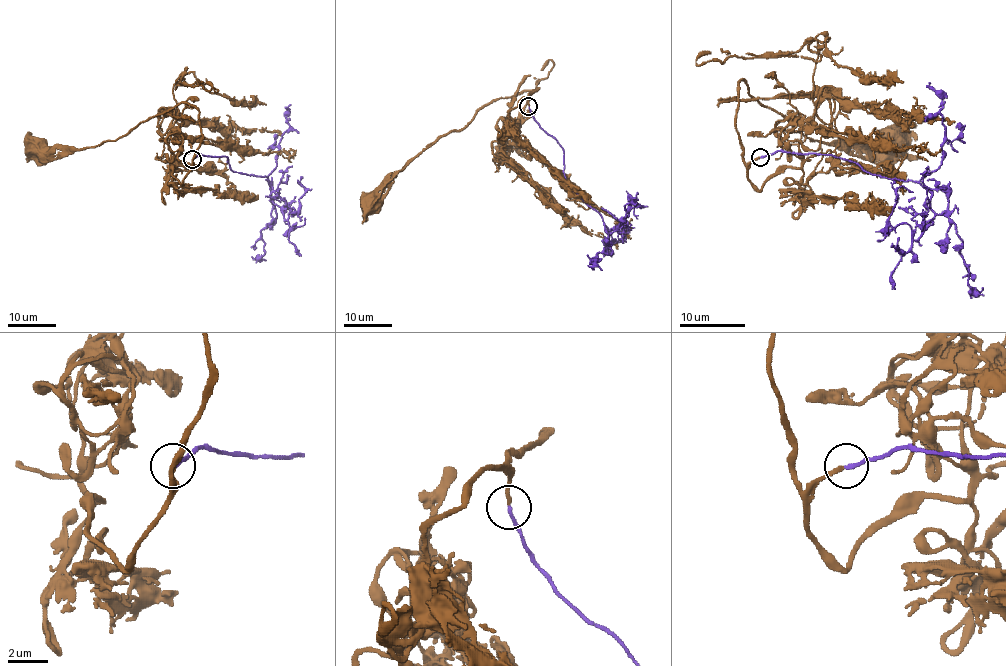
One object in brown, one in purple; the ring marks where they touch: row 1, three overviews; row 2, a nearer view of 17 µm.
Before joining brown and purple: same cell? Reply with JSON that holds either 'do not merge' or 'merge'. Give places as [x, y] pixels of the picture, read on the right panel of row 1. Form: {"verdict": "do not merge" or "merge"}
{"verdict": "merge"}

